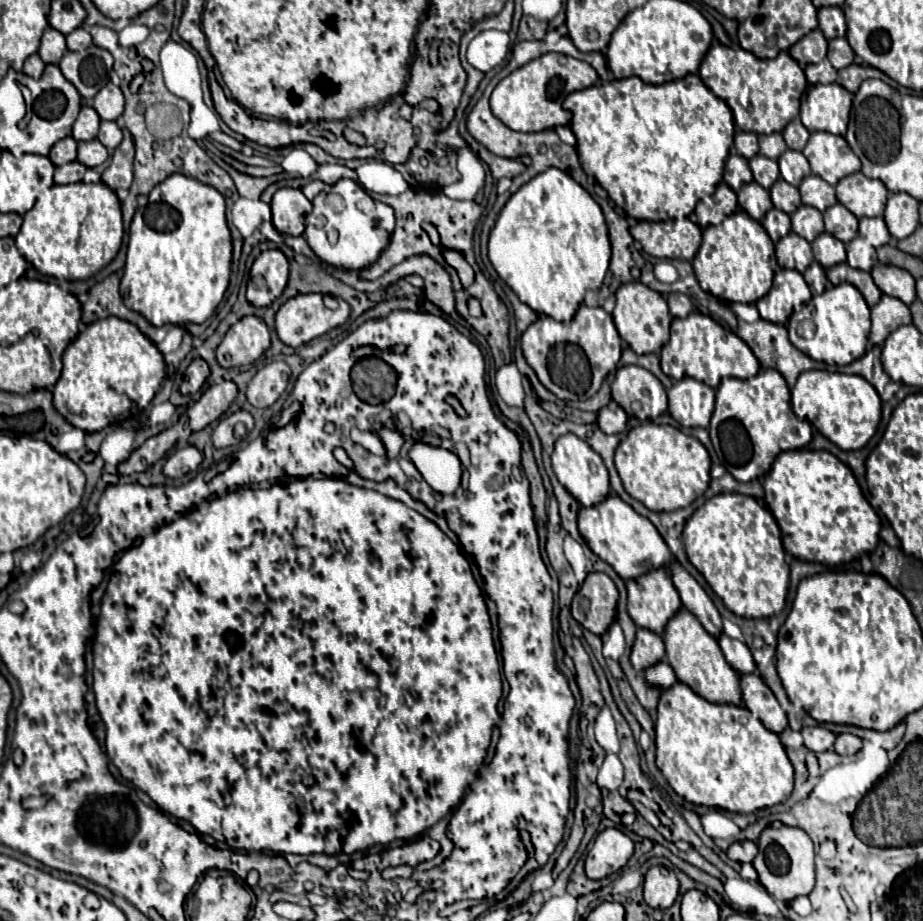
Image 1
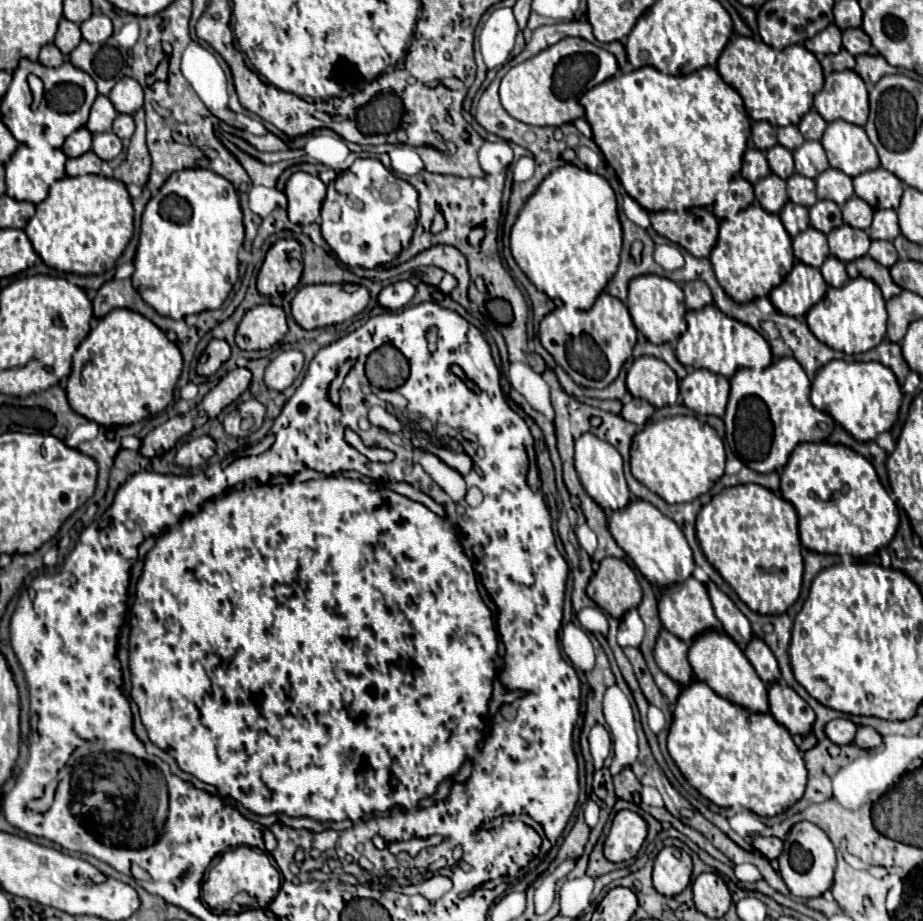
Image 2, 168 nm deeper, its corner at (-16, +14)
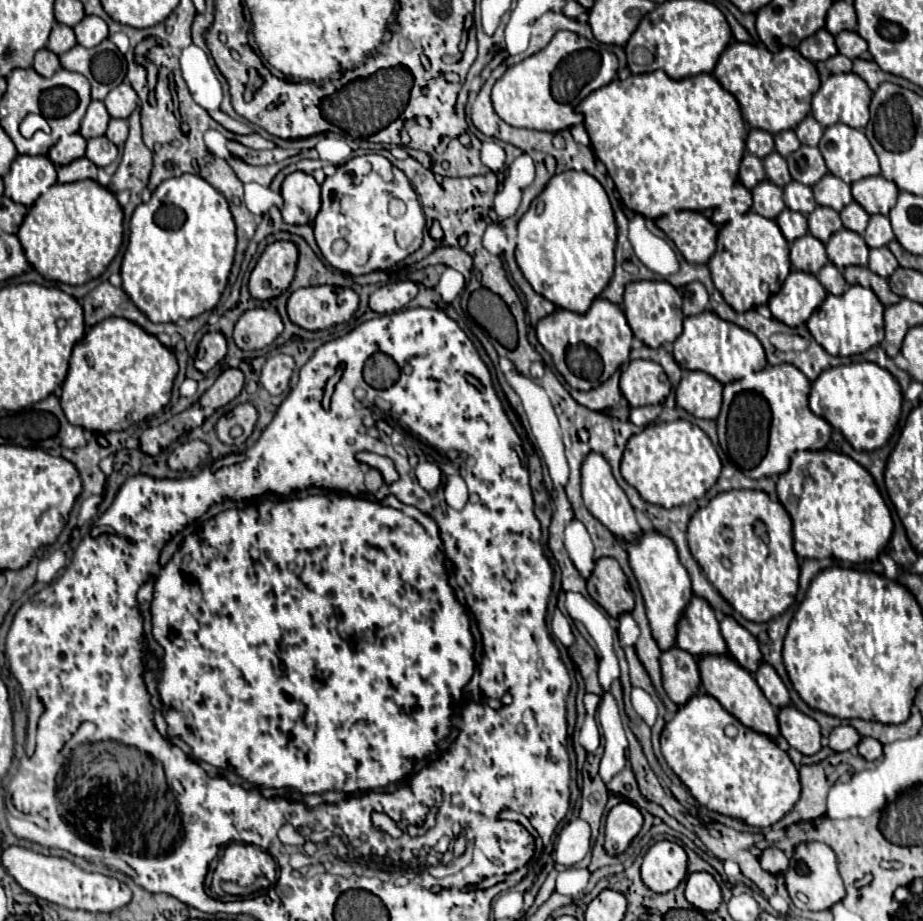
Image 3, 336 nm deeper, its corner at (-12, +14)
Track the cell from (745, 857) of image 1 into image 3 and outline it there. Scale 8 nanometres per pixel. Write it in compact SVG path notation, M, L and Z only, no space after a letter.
M768 847L768 849L762 851L760 865L762 865L764 871L768 871L768 873L772 873L772 875L778 875L778 873L786 873L790 861L788 861L788 857L786 857L780 849Z

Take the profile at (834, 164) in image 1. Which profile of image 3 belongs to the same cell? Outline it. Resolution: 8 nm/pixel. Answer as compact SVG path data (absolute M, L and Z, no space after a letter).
M832 125L824 129L818 149L826 161L828 171L848 185L864 177L880 175L878 157L860 129Z

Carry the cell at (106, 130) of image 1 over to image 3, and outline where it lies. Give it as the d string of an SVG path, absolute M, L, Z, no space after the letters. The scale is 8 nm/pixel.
M110 119L106 137L108 137L114 145L120 147L120 145L126 141L126 137L128 137L128 121L126 121L126 119Z

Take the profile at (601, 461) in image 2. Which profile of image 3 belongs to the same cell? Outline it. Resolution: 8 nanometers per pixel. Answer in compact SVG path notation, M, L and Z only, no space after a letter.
M590 453L590 455L584 459L584 465L582 465L582 497L584 497L586 509L588 509L606 529L610 529L618 539L632 541L632 543L640 539L642 529L640 529L640 525L638 525L638 521L636 521L634 509L632 509L626 493L620 489L620 485L618 485L616 479L612 477L612 471L610 471L608 461L604 461L604 457L598 455L598 453Z

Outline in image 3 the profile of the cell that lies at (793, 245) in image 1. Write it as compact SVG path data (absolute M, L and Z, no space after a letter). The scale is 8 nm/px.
M806 233L790 245L790 262L796 271L818 275L818 271L828 263L824 243Z

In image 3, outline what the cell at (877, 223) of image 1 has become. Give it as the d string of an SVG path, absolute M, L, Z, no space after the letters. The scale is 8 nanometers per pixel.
M872 215L870 223L864 231L864 241L870 249L884 247L894 239L894 231L890 227L890 219L884 215Z

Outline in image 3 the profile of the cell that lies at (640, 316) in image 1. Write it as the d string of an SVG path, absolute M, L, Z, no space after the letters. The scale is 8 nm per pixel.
M636 281L628 285L628 293L624 293L624 315L634 337L652 349L662 347L664 343L674 343L682 333L682 297L668 281Z

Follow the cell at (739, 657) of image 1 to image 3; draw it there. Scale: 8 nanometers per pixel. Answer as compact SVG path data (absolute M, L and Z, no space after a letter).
M762 663L762 665L760 665L760 673L756 673L756 683L760 685L762 693L766 695L766 699L768 699L776 709L782 709L782 707L792 705L790 693L788 693L788 689L786 689L786 685L782 683L782 679L780 679L778 673L774 671L774 667L770 667L768 663Z

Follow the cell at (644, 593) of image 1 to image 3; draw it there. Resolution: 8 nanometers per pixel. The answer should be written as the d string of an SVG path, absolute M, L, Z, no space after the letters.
M692 597L678 625L678 647L690 653L696 661L706 655L728 655L714 609L700 597Z

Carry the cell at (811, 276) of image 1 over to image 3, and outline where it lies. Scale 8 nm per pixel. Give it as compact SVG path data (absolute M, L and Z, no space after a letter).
M832 263L824 265L824 269L818 273L818 281L820 281L820 283L824 285L824 289L826 289L828 293L832 293L832 295L840 295L840 293L844 293L846 287L848 287L848 283L844 281L842 273L840 273Z

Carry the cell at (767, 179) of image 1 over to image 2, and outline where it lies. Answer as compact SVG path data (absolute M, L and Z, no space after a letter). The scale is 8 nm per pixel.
M774 145L772 149L764 151L770 163L772 173L776 173L782 179L788 179L794 173L794 161L792 161L792 151L784 149L782 145Z

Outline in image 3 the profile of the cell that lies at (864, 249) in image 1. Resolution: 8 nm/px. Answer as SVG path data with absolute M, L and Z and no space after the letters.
M880 247L880 249L872 249L870 251L870 263L868 263L868 267L876 275L888 279L898 269L898 261L896 261L896 257L892 255L892 251L888 247Z

